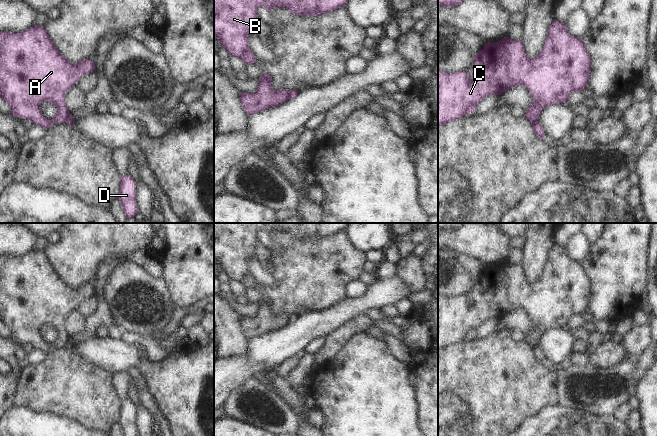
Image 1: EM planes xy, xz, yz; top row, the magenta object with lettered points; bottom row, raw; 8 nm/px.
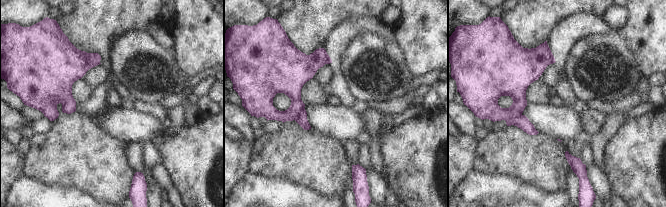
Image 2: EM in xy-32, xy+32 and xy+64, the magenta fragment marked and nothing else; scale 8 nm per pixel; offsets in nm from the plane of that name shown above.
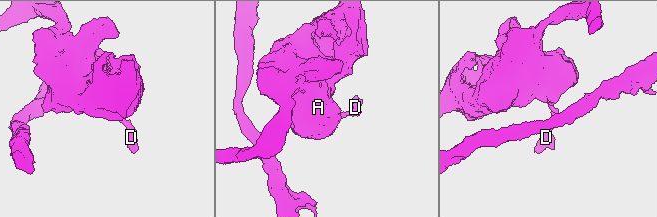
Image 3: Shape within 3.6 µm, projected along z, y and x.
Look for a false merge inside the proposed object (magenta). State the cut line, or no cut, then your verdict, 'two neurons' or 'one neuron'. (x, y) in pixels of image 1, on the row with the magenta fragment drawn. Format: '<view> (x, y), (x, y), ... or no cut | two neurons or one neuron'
xz (289, 91), (287, 98) | two neurons

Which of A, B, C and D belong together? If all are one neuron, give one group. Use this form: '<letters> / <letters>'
A B C / D

